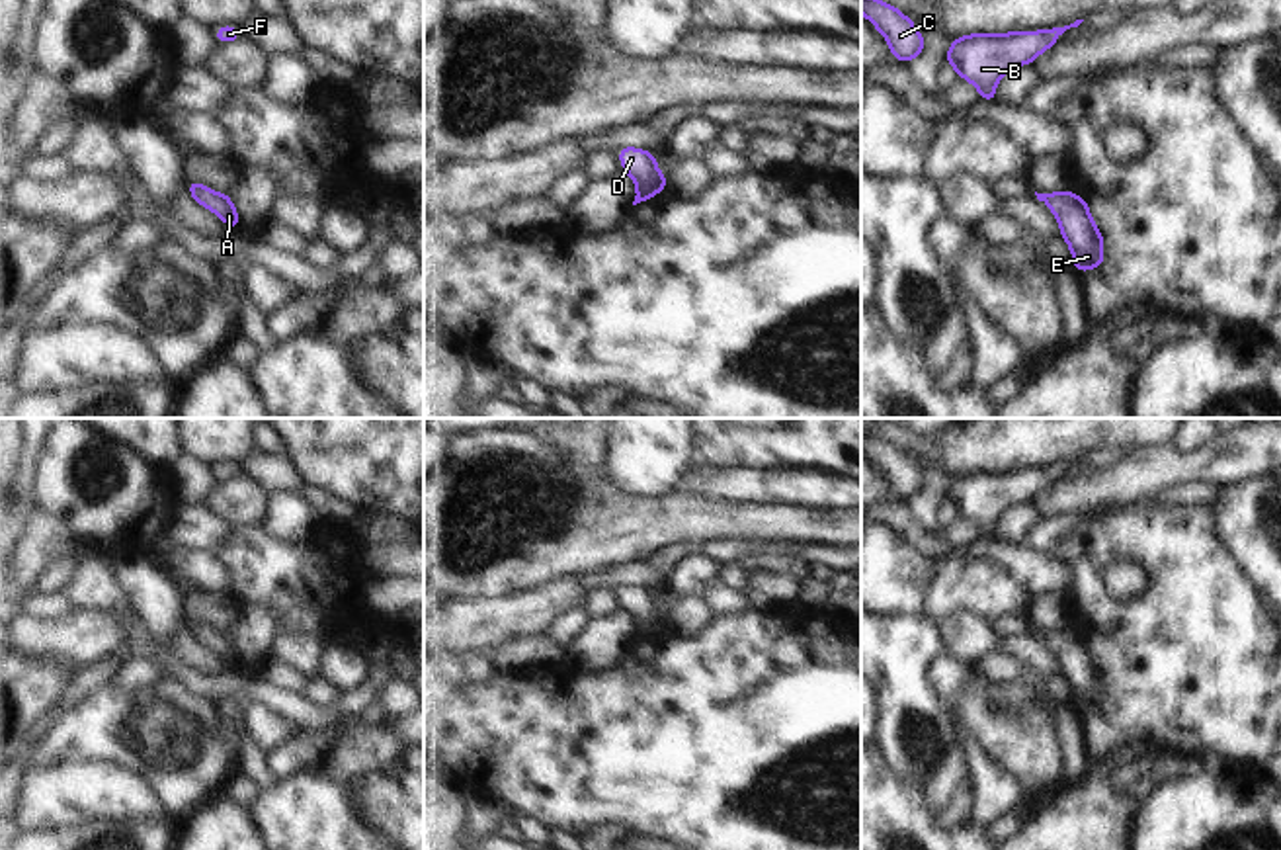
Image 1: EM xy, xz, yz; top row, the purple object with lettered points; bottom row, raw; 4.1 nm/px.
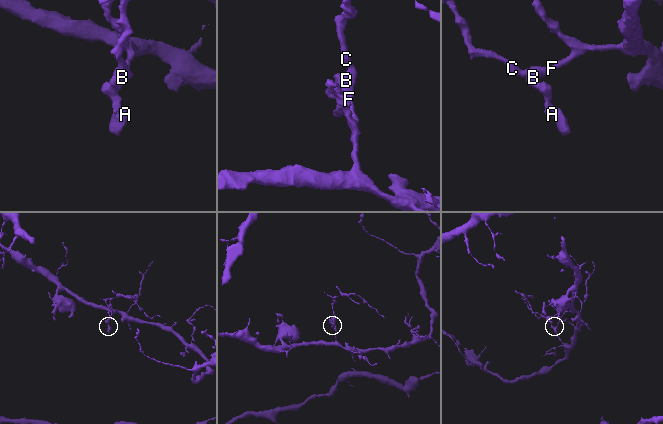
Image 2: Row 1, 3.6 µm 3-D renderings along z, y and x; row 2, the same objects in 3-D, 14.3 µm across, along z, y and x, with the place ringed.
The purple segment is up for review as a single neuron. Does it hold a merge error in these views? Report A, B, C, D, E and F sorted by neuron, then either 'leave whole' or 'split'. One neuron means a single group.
groups A B C D E F; leave whole

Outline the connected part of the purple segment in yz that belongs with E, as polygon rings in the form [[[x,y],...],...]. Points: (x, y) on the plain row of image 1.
[[[1068,627],[1056,631],[1035,629],[1035,633],[1056,653],[1060,672],[1072,688],[1076,709],[1101,705],[1103,672],[1097,668],[1084,635],[1074,633]]]

